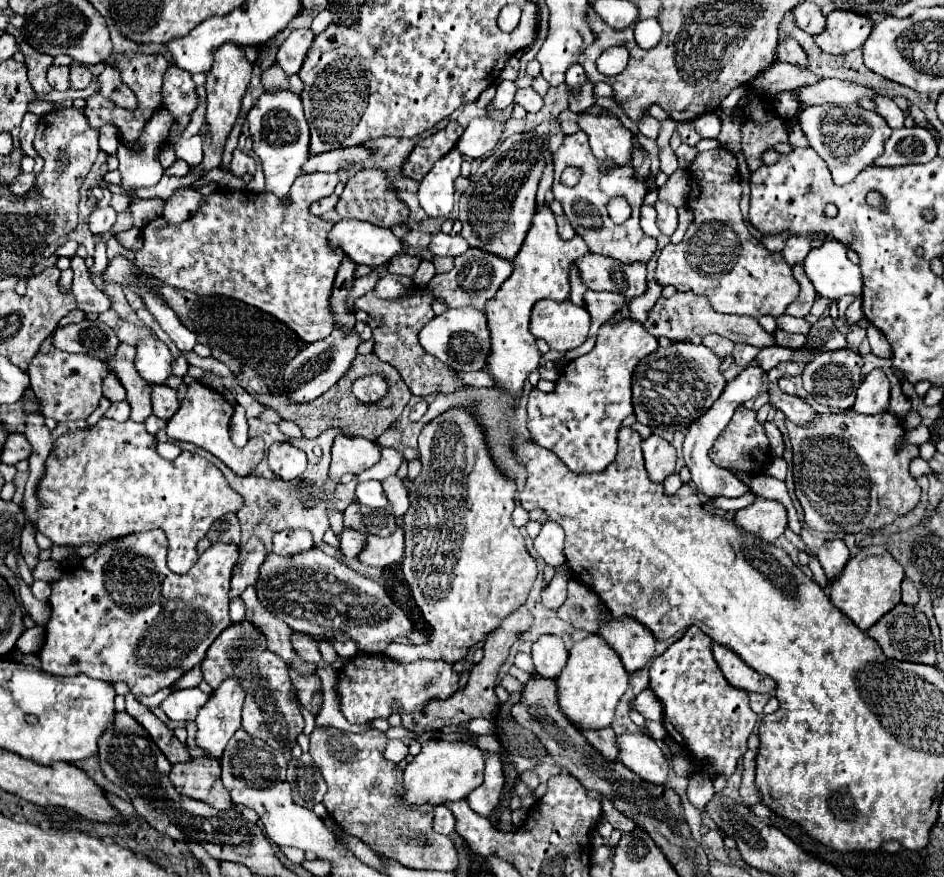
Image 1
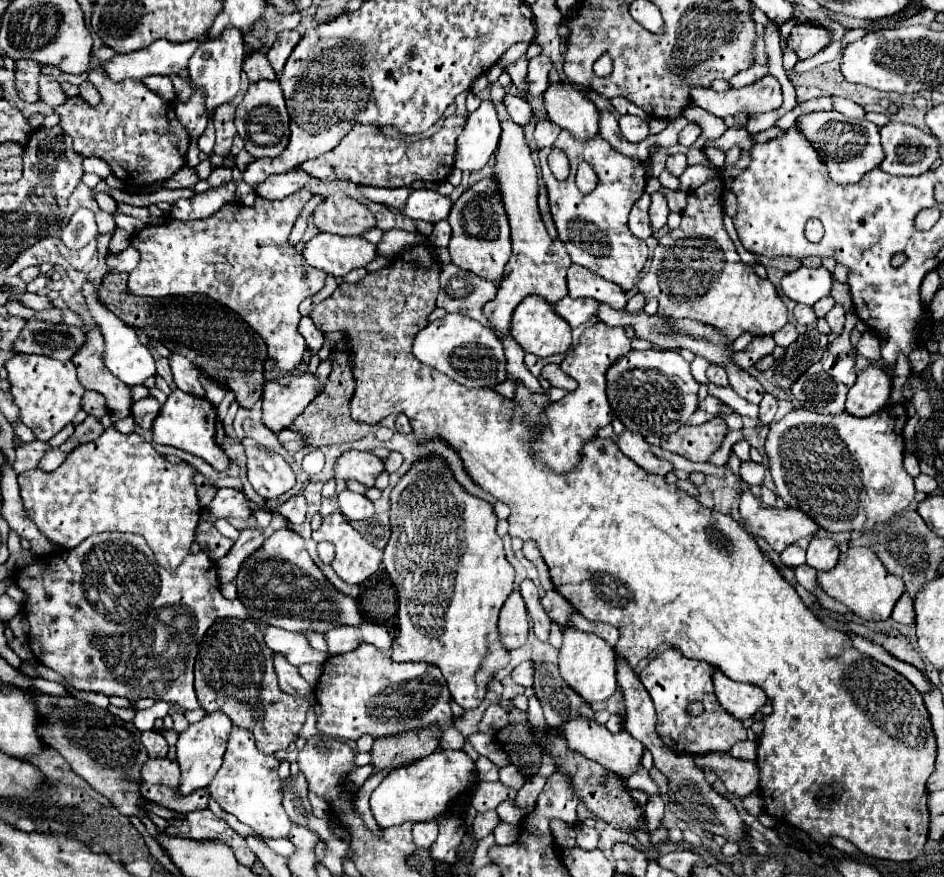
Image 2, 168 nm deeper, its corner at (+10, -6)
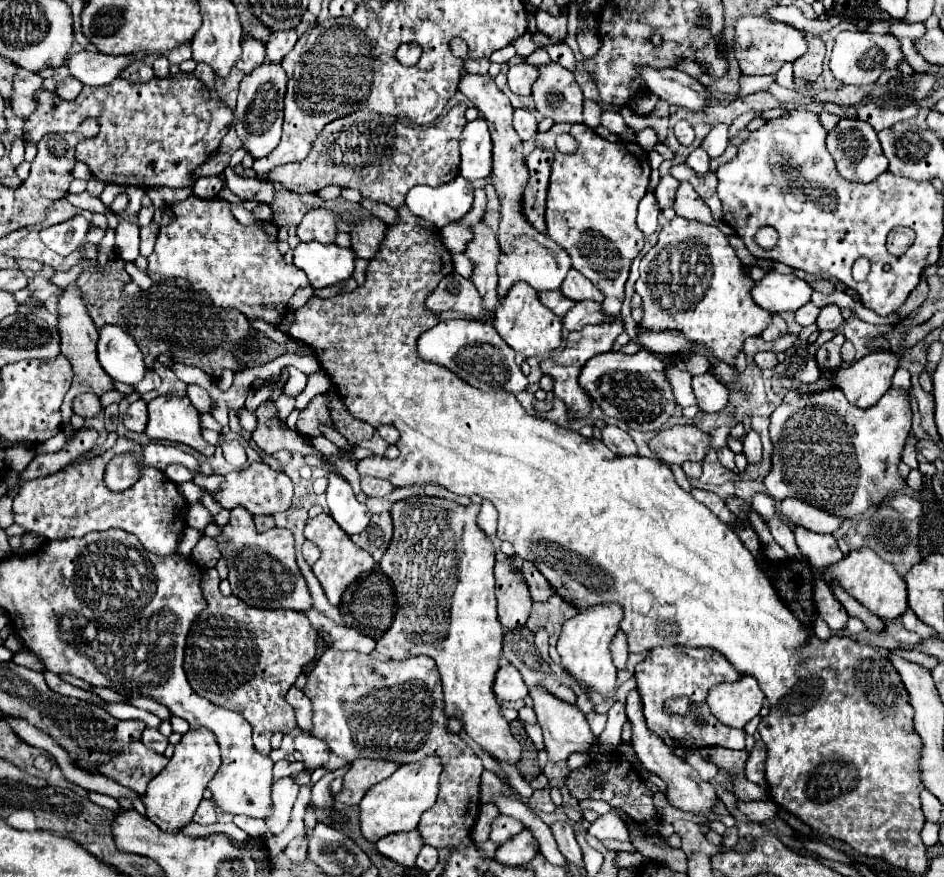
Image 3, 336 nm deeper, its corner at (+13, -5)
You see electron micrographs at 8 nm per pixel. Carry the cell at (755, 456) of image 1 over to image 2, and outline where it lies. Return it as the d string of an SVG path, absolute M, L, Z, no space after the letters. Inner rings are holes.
M715 416L713 420L701 426L683 426L675 434L661 438L661 448L681 454L691 462L709 462L709 458L721 448L729 428L723 418Z

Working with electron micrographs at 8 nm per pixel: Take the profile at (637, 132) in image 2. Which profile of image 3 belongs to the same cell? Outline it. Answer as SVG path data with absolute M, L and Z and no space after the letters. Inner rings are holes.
M604 111L602 117L600 117L600 125L606 127L606 129L610 129L612 133L616 133L618 137L624 137L628 141L634 141L634 133L626 127L622 115L616 113L616 111Z

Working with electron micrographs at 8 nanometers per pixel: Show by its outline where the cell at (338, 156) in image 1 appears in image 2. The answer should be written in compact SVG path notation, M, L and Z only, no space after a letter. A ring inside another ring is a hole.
M295 168L295 170L289 170L289 172L283 172L279 176L269 176L263 184L259 184L255 188L255 192L263 198L269 198L269 200L281 200L297 190L301 190L303 186L307 186L311 182L313 176L309 176L307 172L301 172L301 168Z

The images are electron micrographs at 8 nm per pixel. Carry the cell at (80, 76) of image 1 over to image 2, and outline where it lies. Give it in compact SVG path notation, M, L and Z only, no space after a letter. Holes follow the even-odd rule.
M43 74L39 78L39 92L41 92L41 100L51 106L59 106L67 100L67 94L61 90L61 84L57 82L57 78L49 74Z

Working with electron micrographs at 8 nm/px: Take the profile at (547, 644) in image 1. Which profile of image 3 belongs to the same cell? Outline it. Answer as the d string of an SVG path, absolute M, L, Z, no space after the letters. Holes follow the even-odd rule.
M504 665L496 671L494 693L502 701L518 701L528 695L528 687L518 669L514 669L512 665Z

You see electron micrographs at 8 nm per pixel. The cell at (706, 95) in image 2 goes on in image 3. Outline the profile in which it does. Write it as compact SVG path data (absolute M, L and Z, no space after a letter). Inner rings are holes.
M640 67L638 75L642 75L642 81L652 93L656 93L660 99L666 99L672 105L698 111L704 109L708 103L714 103L704 85L700 85L694 77L678 69Z

